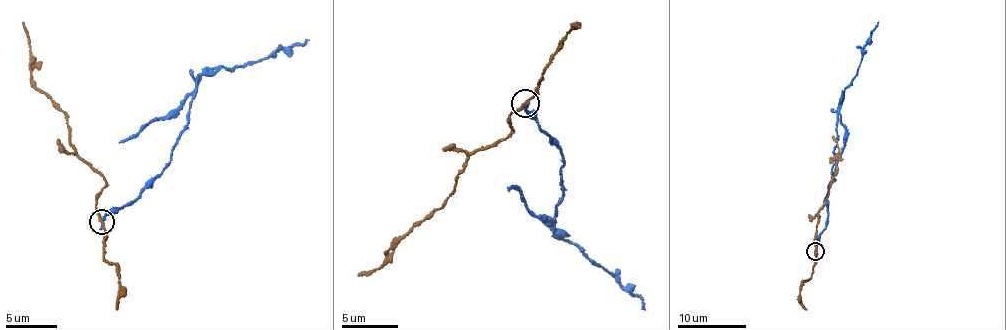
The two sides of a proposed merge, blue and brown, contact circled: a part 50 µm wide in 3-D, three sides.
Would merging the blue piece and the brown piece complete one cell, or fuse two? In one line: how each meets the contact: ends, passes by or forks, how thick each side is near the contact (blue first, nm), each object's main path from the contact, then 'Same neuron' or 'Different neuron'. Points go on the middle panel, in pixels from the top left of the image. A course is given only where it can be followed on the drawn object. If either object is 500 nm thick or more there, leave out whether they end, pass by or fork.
At the ring blue ends. At the ring brown passes by. Thickness 240 nm (blue) against 180 nm. Course of blue: (524, 105), (554, 143), (564, 165), (558, 170), (563, 194), (549, 222), (622, 285), (630, 286), (645, 310). Course of brown: (525, 103), (506, 120), (511, 129), (507, 137), (471, 155), (444, 203), (399, 240), (377, 271), (357, 274). Different neuron

